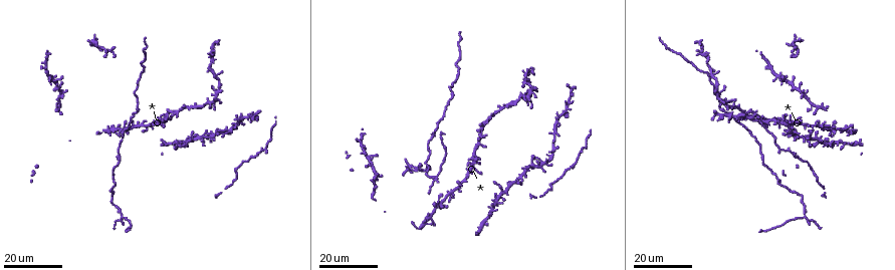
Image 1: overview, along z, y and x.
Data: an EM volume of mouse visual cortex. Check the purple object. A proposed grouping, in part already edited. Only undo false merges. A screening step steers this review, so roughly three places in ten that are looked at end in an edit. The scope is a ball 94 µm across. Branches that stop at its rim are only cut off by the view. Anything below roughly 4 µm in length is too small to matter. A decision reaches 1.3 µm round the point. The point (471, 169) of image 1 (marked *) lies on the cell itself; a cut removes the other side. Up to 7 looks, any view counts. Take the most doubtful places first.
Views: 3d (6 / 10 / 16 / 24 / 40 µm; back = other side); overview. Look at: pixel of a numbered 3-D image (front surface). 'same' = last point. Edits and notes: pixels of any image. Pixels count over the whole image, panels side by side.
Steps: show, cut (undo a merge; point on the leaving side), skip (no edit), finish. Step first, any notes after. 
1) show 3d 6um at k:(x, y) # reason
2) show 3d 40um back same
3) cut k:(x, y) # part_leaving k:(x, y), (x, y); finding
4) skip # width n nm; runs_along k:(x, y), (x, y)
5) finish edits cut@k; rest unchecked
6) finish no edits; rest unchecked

show 3d 16um at 1:(738, 115)

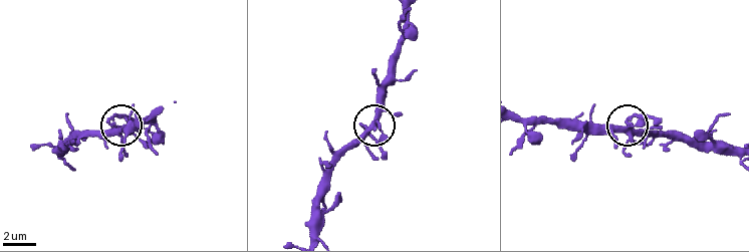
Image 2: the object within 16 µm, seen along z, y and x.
show 3d 6um at 2:(624, 130) # zoom in

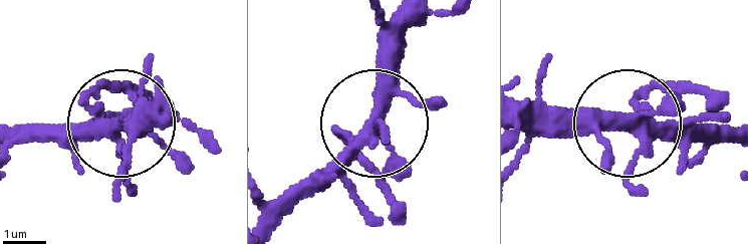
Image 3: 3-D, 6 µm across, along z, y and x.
skip # runs_along 3:(266, 231), (385, 101), (407, 94), (435, 109); continuous, no second cell

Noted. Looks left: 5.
show 3d 16um at 1:(240, 124) # branch point

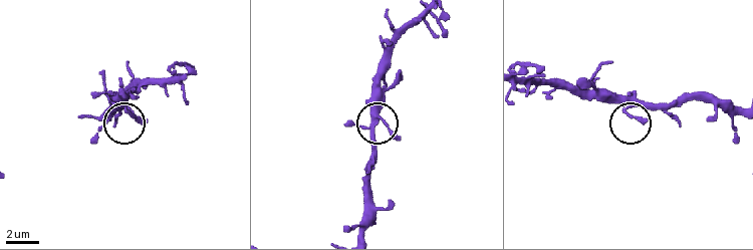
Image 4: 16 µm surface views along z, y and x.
show 3d 10um at 4:(624, 109)

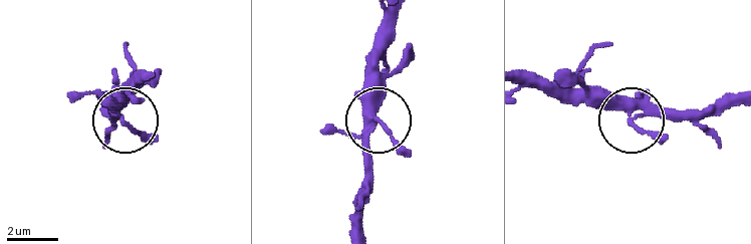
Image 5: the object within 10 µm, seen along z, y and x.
skip # width 260 nm; all the same cell

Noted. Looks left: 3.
show 3d 24um at 1:(436, 177) # branch point

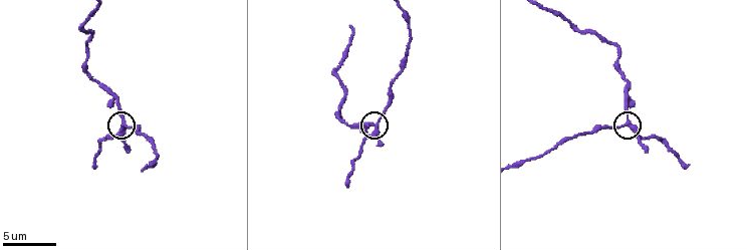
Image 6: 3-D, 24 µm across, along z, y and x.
show 3d 10um at 6:(376, 127)

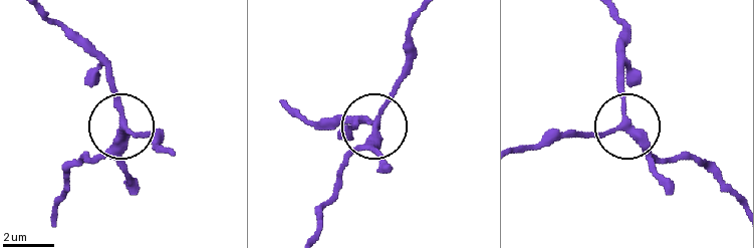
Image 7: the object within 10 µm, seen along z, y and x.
skip # arms 3; runs_along 7:(293, 111), (313, 124), (371, 124), (364, 144), (341, 167); all the same cell

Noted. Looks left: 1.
finish no edits; rest unchecked

